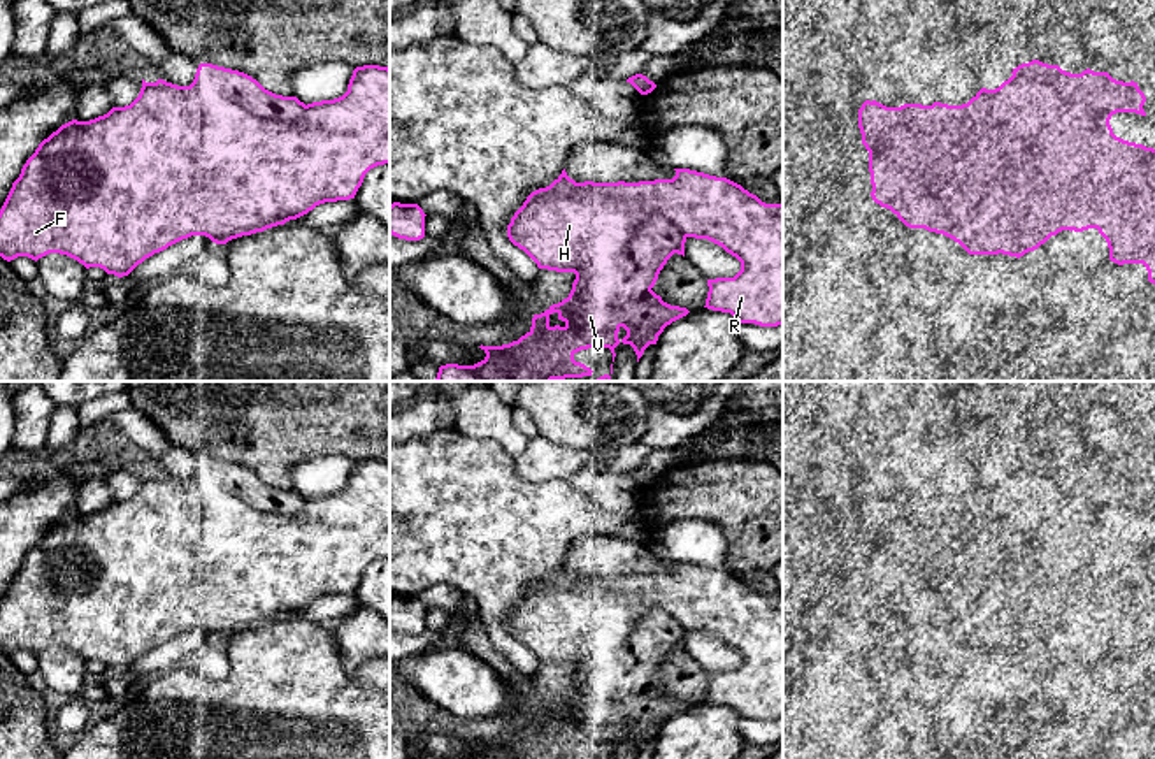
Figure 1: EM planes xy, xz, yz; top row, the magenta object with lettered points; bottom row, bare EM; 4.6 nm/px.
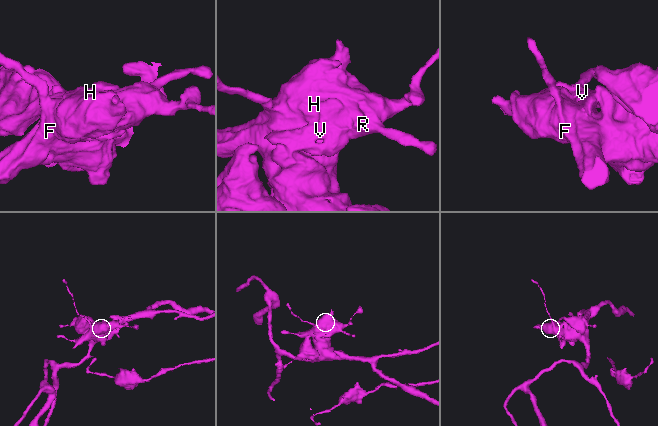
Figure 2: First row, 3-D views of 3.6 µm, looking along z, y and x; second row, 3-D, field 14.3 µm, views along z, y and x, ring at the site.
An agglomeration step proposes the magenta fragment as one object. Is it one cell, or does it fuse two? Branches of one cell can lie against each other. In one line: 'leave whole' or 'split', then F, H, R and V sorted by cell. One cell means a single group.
split; F H R / V

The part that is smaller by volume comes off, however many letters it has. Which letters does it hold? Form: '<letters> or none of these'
V

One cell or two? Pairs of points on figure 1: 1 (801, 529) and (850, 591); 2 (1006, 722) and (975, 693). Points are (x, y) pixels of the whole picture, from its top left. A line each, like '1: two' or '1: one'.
1: one
2: one

